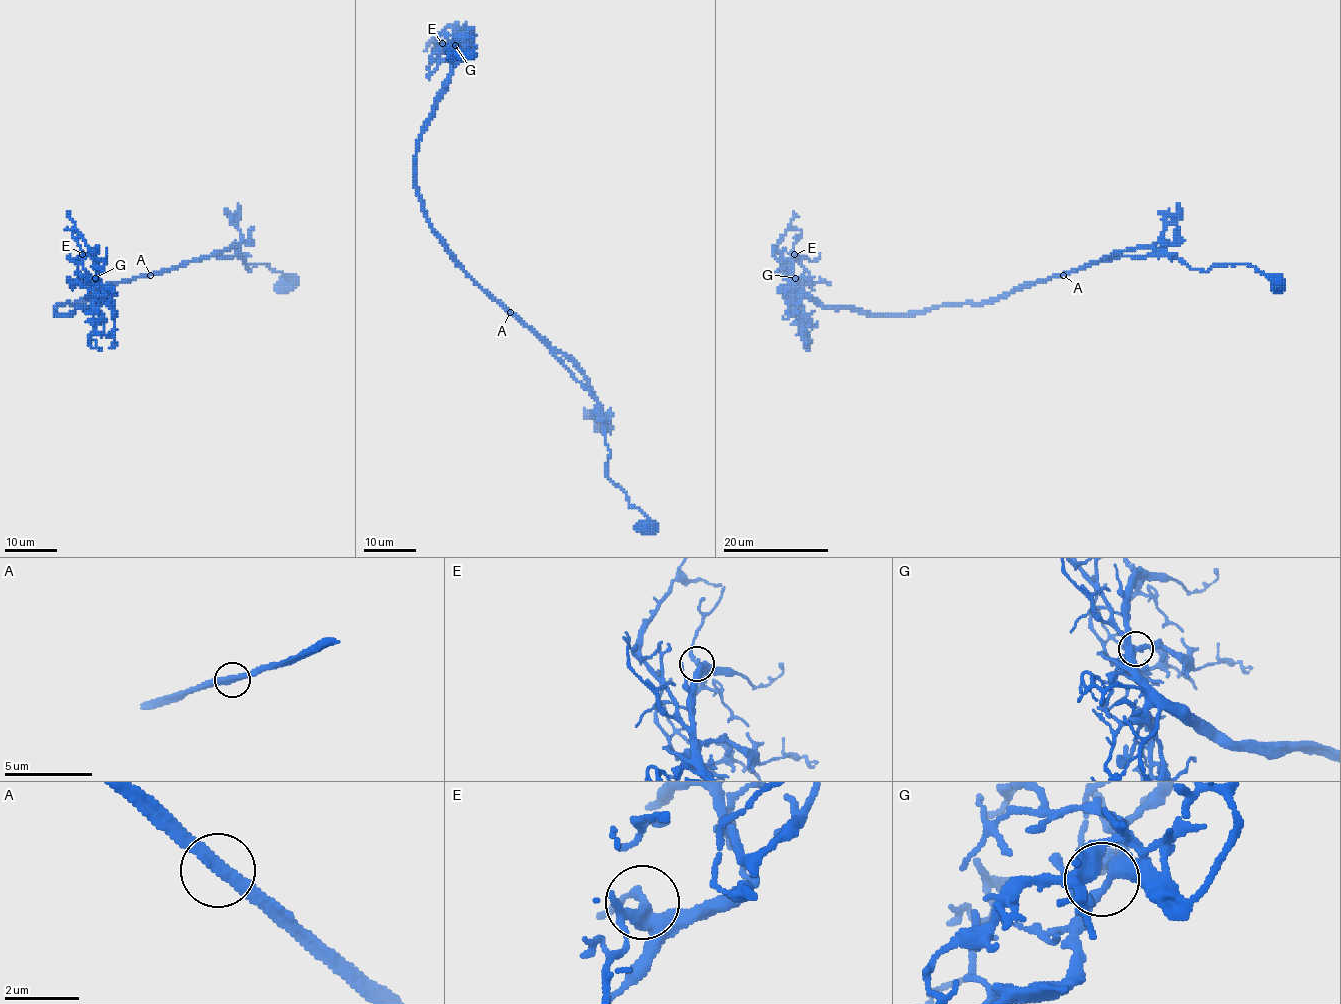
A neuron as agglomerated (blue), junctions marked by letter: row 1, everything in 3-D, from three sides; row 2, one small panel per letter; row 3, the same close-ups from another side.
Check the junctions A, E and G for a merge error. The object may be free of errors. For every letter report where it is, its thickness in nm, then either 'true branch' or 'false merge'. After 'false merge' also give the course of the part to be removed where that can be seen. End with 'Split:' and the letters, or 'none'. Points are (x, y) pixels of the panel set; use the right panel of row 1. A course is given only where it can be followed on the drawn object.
A: (1063, 275) | 320 nm | true branch
E: (794, 254) | 320 nm | true branch
G: (795, 278) | 320 nm | true branch
Split: none

